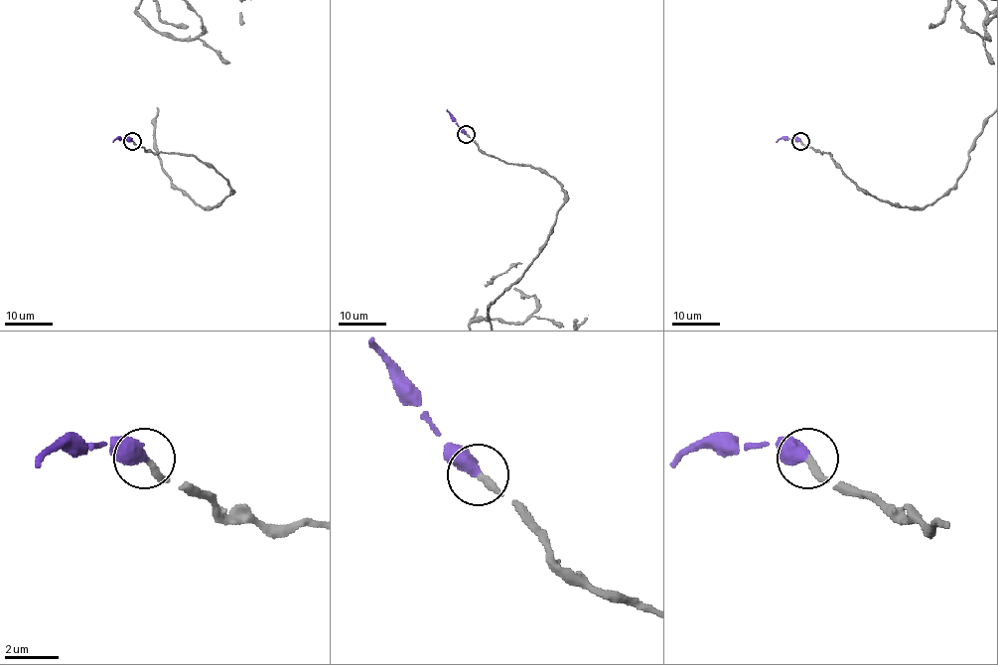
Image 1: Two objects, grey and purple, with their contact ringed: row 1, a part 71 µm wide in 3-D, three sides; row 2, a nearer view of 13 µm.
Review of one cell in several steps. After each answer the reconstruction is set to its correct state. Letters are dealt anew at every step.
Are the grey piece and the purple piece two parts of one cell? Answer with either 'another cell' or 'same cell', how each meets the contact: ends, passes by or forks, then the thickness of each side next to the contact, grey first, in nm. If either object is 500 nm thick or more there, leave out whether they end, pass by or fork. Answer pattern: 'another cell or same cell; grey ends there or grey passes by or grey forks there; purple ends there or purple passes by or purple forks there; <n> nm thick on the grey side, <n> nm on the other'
same cell; 280 nm thick on the grey side, 550 nm on the other

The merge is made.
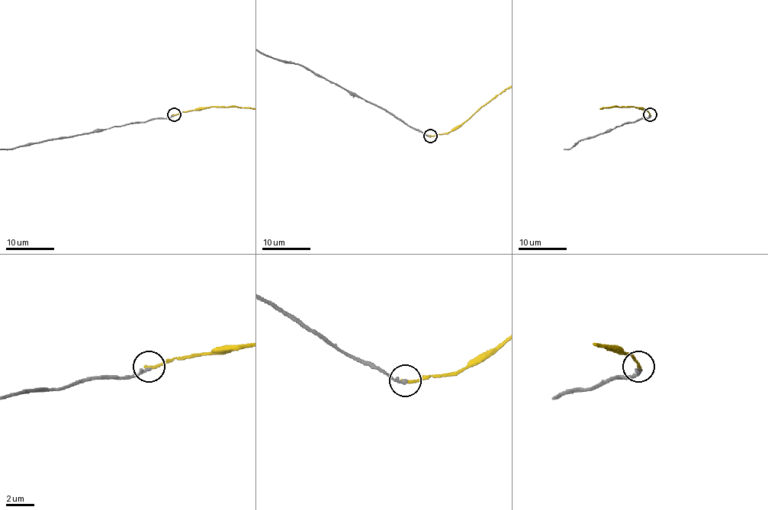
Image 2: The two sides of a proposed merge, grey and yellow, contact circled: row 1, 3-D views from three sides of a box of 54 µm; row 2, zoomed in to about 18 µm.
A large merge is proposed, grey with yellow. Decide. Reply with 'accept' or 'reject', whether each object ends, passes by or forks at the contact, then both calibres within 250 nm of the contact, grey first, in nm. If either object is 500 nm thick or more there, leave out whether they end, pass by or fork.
accept; grey ends; yellow ends; calibres 200 and 170 nm

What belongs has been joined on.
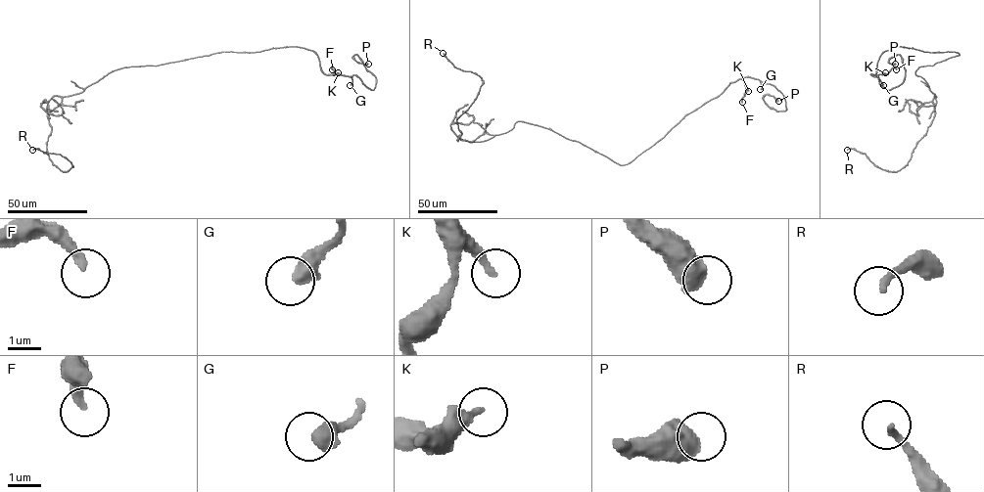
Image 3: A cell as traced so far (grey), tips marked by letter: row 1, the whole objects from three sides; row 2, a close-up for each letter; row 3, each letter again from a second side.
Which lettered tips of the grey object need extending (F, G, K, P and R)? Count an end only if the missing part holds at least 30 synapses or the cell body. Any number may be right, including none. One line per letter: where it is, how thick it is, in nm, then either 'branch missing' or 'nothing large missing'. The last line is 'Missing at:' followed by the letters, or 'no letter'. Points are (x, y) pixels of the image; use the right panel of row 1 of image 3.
F: place (896, 69); calibre 280 nm; nothing large missing
G: place (883, 85); calibre 550 nm; nothing large missing
K: place (885, 72); calibre 200 nm; nothing large missing
P: place (895, 64); calibre 700 nm; nothing large missing
R: place (847, 150); calibre 200 nm; nothing large missing
Missing at: no letter

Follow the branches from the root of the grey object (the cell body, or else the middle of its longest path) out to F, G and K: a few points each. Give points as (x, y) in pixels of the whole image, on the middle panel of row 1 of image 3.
F: (593, 151), (621, 165), (627, 164), (660, 140), (685, 115), (739, 79), (746, 91), (742, 102)
G: (593, 151), (627, 164), (730, 83), (750, 77), (760, 81), (760, 89)
K: (593, 151), (621, 165), (627, 164), (660, 140), (685, 115), (717, 97), (730, 83), (741, 79), (748, 91)

